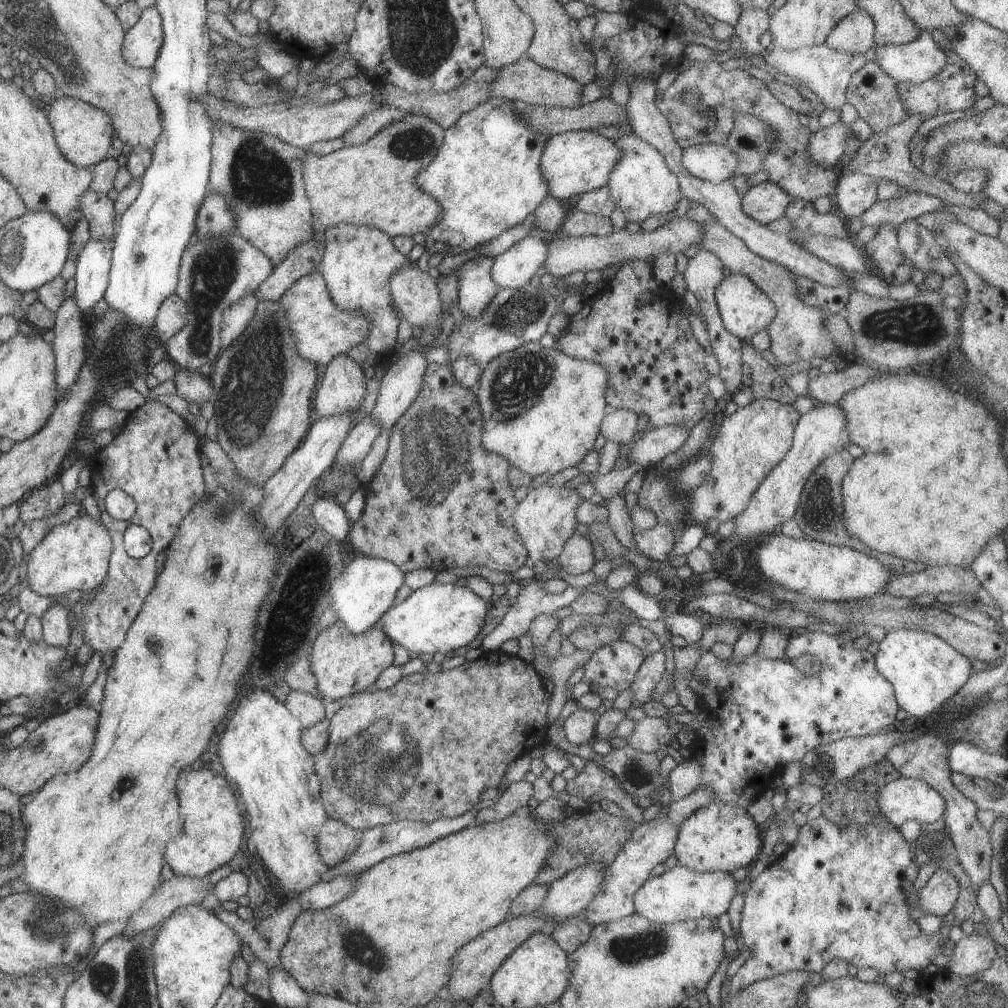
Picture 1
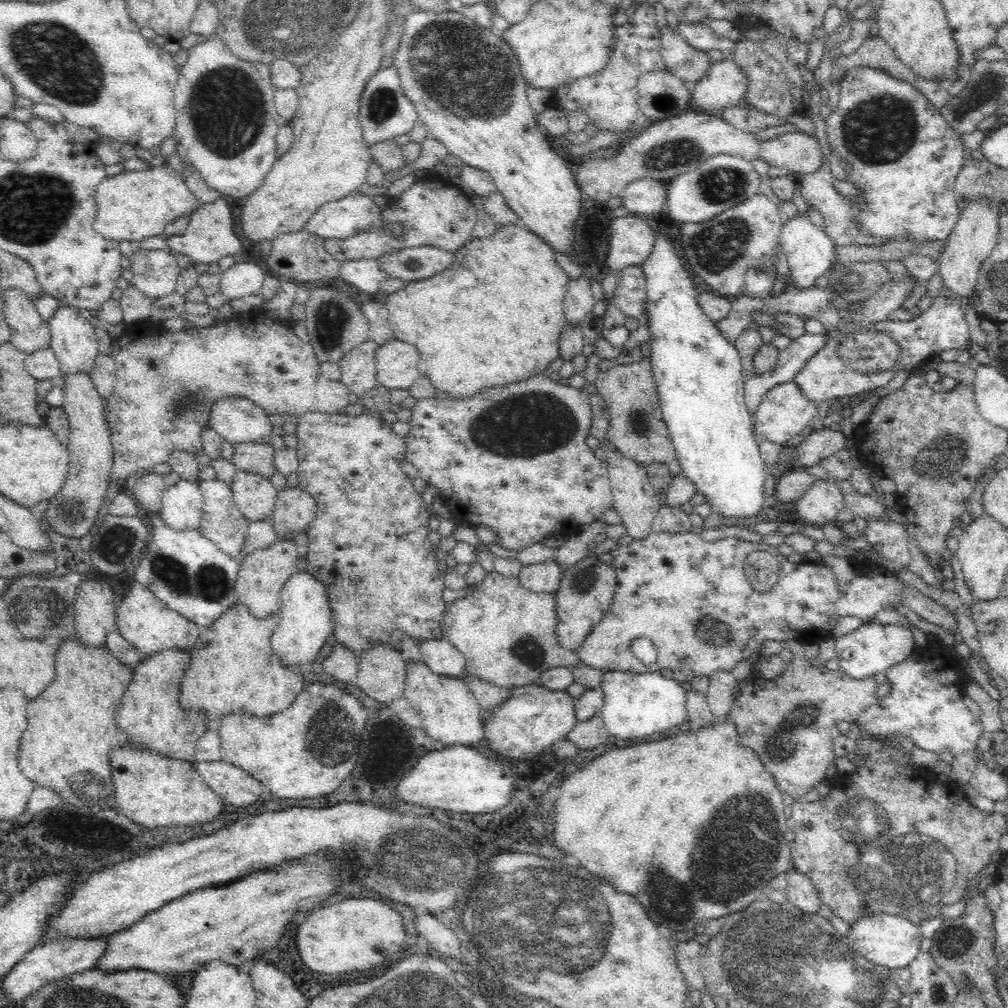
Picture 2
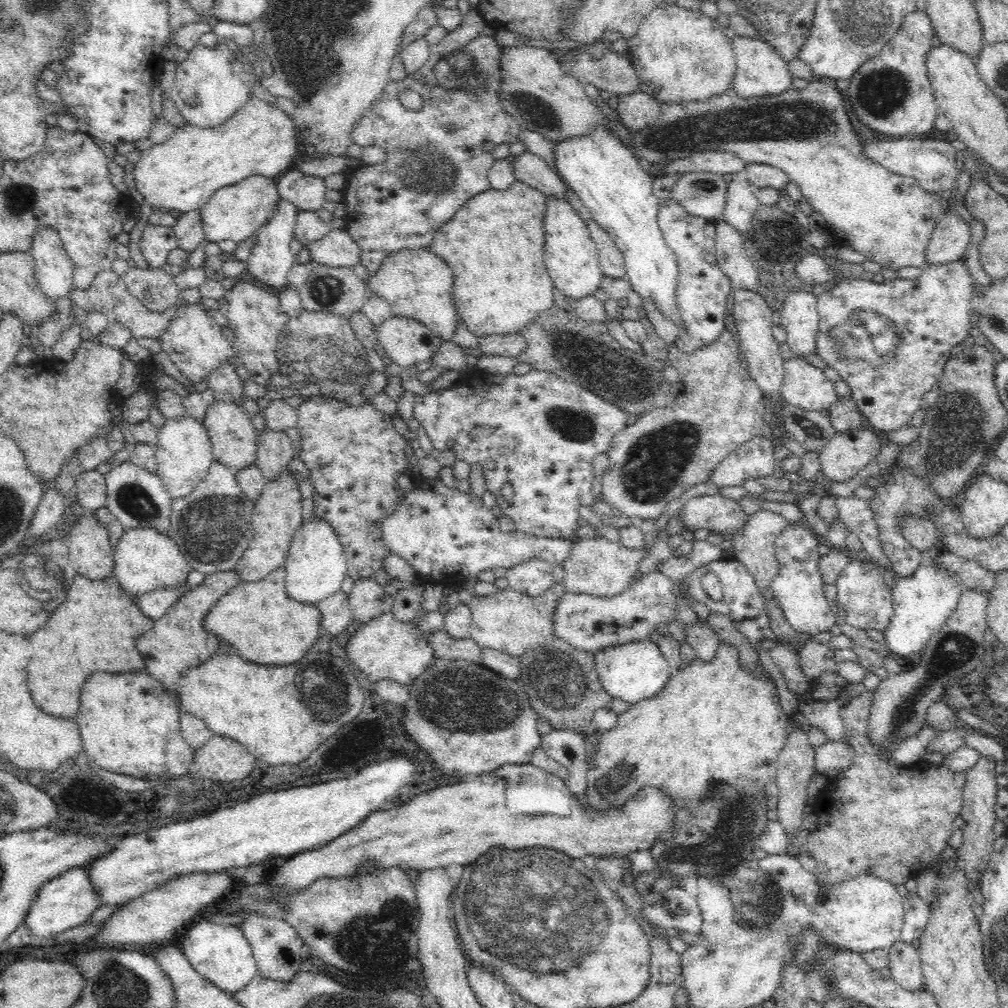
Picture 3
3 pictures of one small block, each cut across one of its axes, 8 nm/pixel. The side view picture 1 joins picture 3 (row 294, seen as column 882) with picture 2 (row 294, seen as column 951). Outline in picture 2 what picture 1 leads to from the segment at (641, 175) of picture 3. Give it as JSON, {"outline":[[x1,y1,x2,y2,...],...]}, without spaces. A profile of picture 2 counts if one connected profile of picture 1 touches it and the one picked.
{"outline":[[654,222,655,241,649,255,642,262,645,278,645,305,650,340,651,372,657,386,661,412,674,443,675,457,680,462,682,474,694,485,696,492,707,496,712,510,721,517,748,518,756,515,763,504,762,493,766,466,758,452,758,439,753,434,753,417,750,417,744,397,745,372,740,354,734,343,728,342,718,325,710,320,700,303,694,287,694,275,682,264,676,254,674,242,661,227,668,224]]}

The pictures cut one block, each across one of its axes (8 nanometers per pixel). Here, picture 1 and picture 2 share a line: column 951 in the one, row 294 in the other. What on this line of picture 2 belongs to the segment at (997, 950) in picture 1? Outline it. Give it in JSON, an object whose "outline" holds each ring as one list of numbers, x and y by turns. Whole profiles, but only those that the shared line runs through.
{"outline":[[984,196,970,202,964,210,960,211,960,218,956,221,947,238,944,250,938,256,938,272,941,274,943,286,950,288,954,297,965,296,969,298,974,294,980,266,998,244,999,218,1000,210]]}

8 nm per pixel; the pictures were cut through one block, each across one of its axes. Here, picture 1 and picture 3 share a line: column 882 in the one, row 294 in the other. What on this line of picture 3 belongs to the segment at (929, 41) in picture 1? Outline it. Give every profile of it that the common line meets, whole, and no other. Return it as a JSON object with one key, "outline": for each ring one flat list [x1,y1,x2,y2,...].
{"outline":[[40,226,32,236,29,253,34,257,34,276,50,300,68,298,75,287,73,261,55,228]]}

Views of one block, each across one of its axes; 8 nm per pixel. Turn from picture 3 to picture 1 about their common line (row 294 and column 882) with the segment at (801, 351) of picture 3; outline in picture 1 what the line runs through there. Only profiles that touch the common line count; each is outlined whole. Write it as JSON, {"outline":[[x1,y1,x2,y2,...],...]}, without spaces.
{"outline":[[900,777,885,784,876,795,879,812,896,825,914,820,920,825,943,818,944,797,923,780]]}

